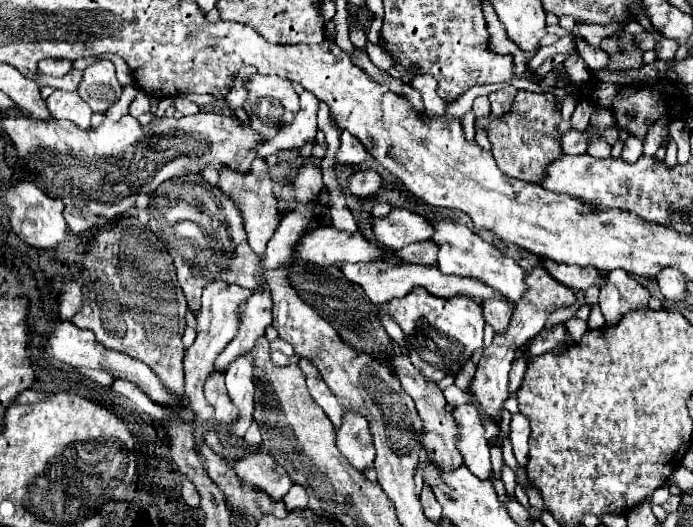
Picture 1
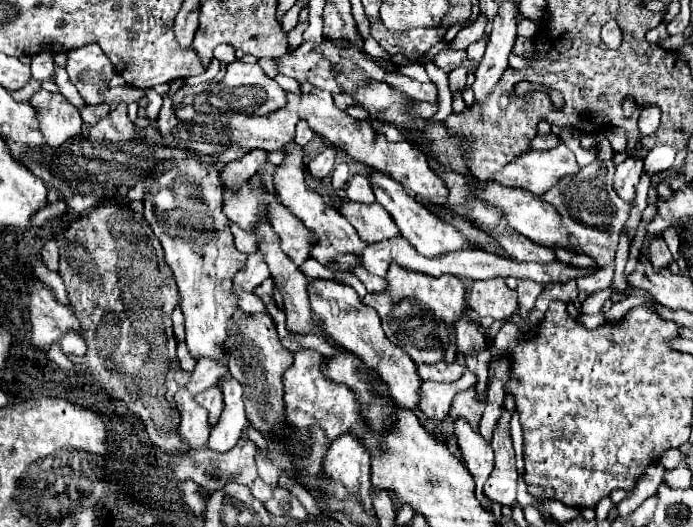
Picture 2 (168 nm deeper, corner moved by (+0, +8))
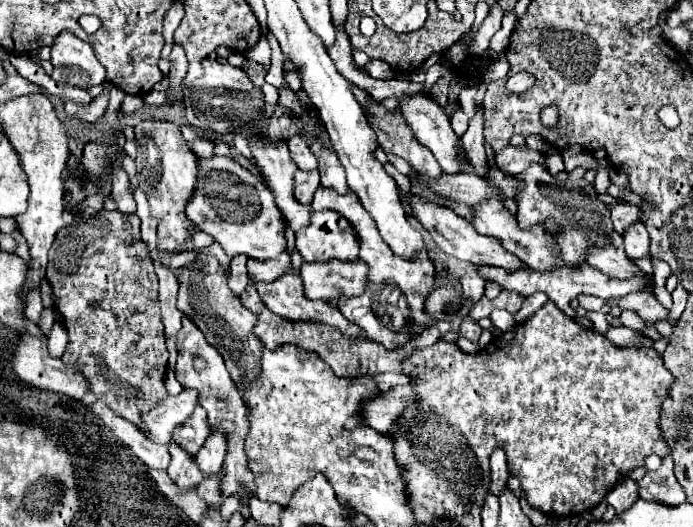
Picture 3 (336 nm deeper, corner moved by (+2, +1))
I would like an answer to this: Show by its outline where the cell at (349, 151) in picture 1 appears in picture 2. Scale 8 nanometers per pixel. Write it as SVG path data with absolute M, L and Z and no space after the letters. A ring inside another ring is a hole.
M329 147L329 149L325 149L323 153L319 153L317 157L313 157L313 159L307 163L307 171L311 173L313 179L325 179L325 177L333 171L335 153L337 153L337 149Z

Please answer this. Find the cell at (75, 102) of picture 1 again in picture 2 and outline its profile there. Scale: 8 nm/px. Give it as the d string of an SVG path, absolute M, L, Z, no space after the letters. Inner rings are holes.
M39 89L31 99L31 107L37 113L39 129L45 137L45 145L51 149L61 147L65 141L83 133L83 119L79 109L71 105L61 93L49 93Z

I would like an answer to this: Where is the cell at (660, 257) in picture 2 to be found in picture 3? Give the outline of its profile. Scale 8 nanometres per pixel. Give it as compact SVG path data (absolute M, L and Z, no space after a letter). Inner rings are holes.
M635 224L635 226L627 228L623 238L625 238L625 252L627 252L627 256L631 256L631 260L649 256L651 240L649 240L647 230L645 230L643 224Z

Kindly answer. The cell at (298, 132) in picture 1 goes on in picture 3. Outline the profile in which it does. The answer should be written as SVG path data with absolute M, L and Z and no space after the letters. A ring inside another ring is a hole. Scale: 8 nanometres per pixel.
M291 136L291 140L287 140L287 146L291 150L291 156L293 160L297 162L297 166L301 170L313 170L317 168L317 160L309 148L309 144L305 142L303 136Z

